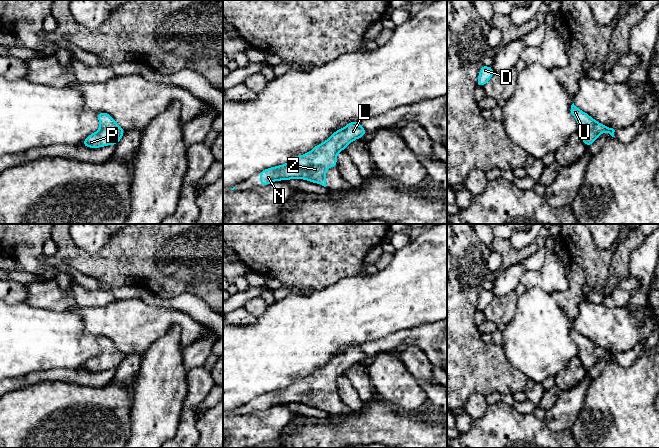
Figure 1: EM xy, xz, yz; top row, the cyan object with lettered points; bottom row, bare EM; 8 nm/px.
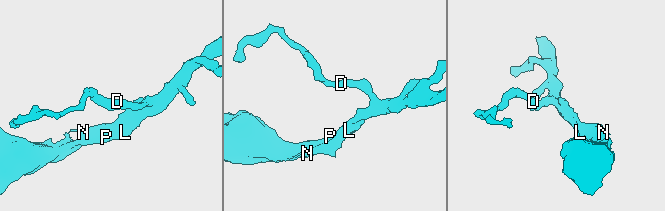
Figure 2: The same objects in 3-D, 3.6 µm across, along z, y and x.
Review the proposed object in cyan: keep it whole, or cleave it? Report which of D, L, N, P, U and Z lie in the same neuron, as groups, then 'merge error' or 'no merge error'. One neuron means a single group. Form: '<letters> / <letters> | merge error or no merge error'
D L N P U Z | no merge error

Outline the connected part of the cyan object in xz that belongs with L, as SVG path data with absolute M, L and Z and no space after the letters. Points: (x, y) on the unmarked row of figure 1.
M358 345L350 346L344 352L336 354L326 365L316 369L310 376L302 378L284 389L278 389L260 395L260 410L268 409L274 405L304 403L326 411L326 392L337 391L337 378L340 375L344 375L352 365L359 363L366 358L366 354Z

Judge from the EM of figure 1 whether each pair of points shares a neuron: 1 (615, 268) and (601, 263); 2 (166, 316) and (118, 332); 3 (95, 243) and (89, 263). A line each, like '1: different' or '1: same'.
1: different
2: same
3: different

